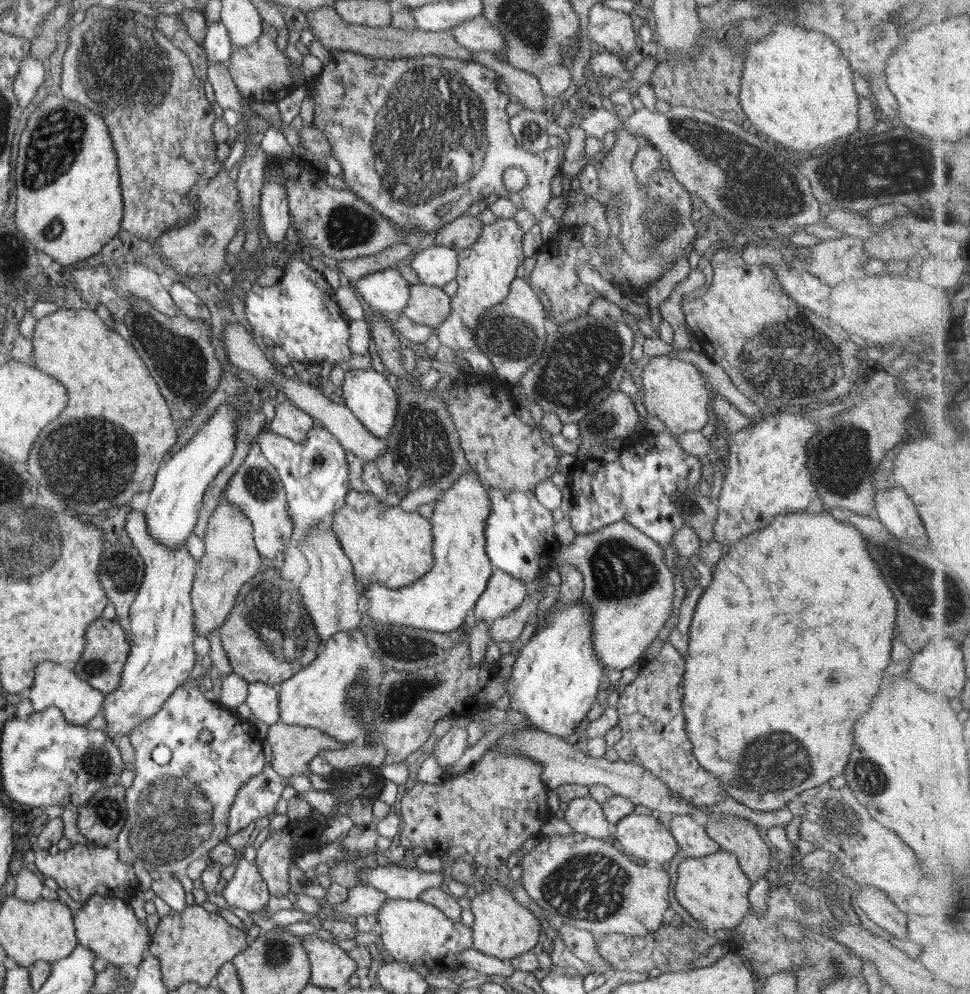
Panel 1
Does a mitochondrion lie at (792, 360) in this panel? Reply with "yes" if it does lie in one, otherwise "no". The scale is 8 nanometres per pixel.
yes

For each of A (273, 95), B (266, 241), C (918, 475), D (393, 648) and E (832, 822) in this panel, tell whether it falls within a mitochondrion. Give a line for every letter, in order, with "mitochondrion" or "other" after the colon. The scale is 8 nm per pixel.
A: other
B: other
C: other
D: mitochondrion
E: mitochondrion

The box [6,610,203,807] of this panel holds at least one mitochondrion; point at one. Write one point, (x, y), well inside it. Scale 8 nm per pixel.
(98, 765)

